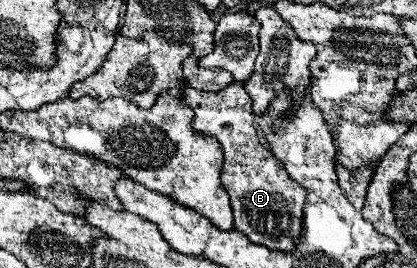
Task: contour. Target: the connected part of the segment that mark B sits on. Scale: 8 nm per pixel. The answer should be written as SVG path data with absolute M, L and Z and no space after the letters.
M233 81L217 93L197 91L185 85L181 99L195 113L193 129L215 137L223 147L225 161L221 169L221 183L231 197L235 229L245 233L249 241L265 245L273 251L291 251L301 235L305 191L287 175L283 163L261 145L255 131L251 97L245 93L243 85Z

